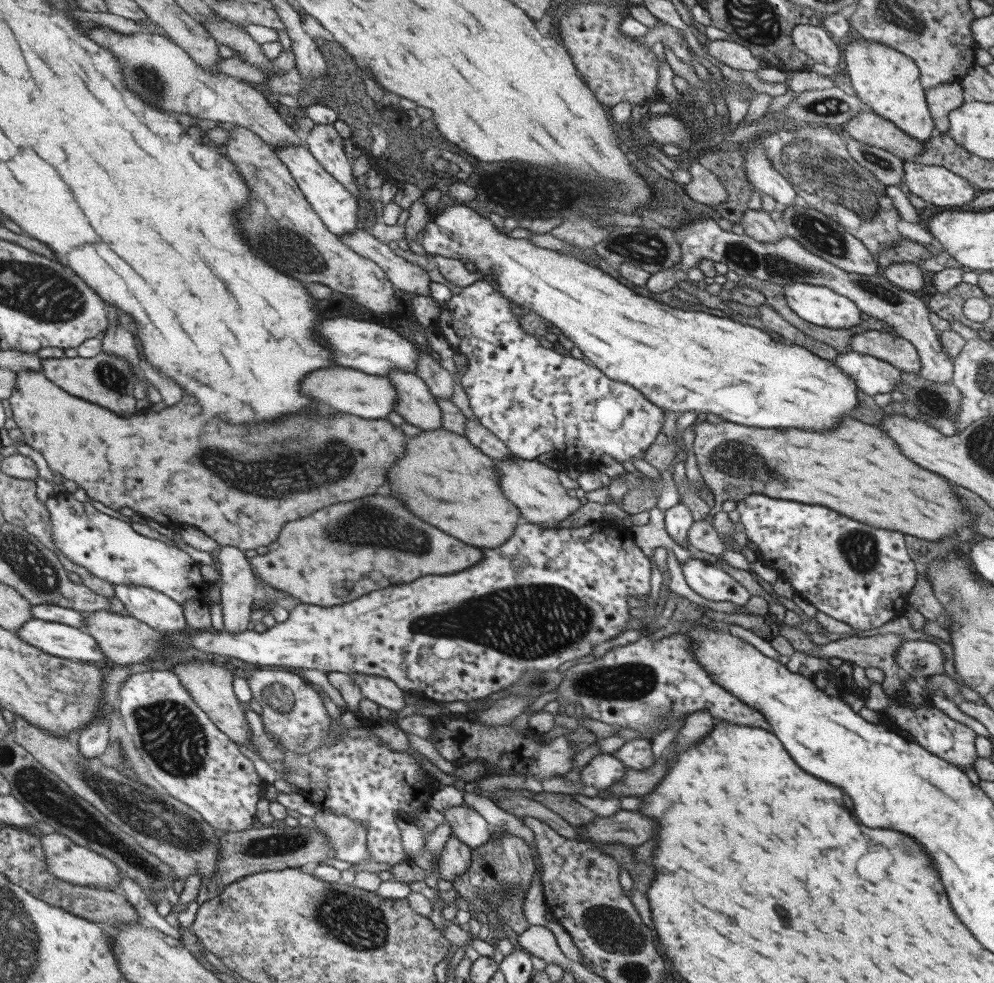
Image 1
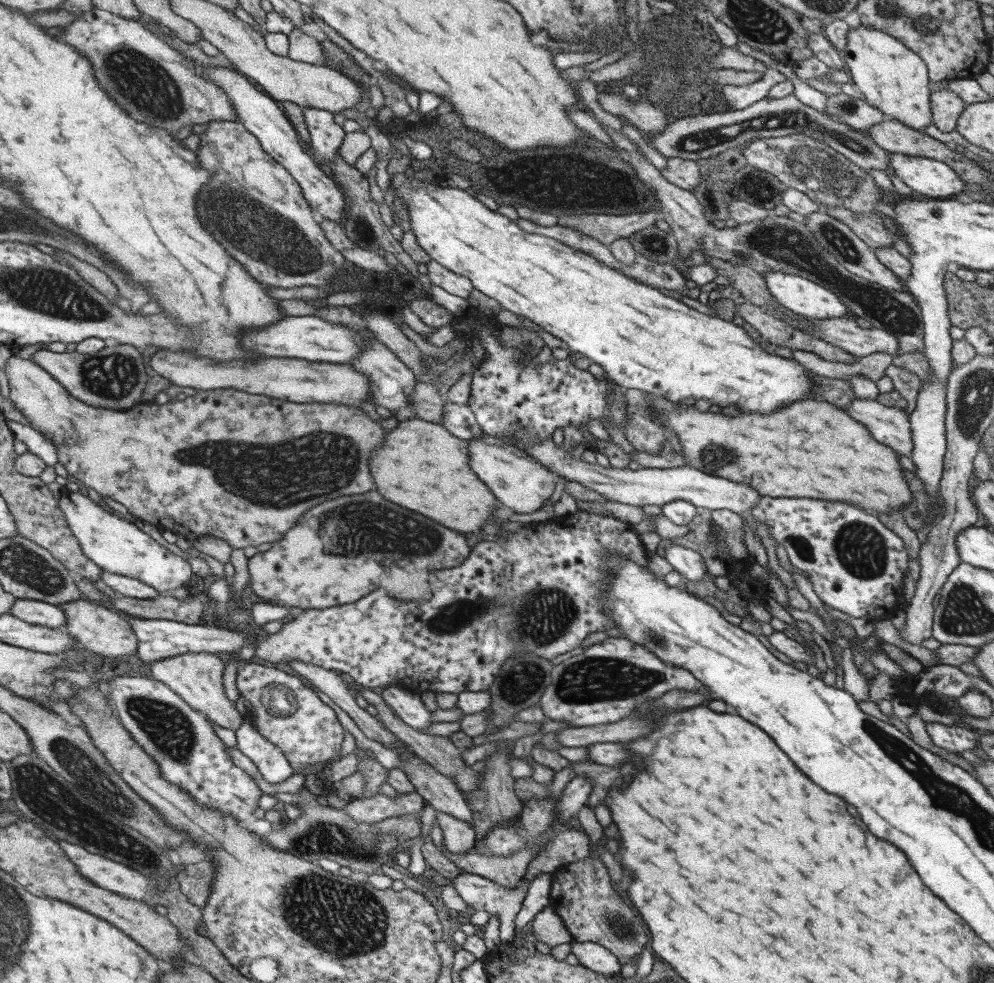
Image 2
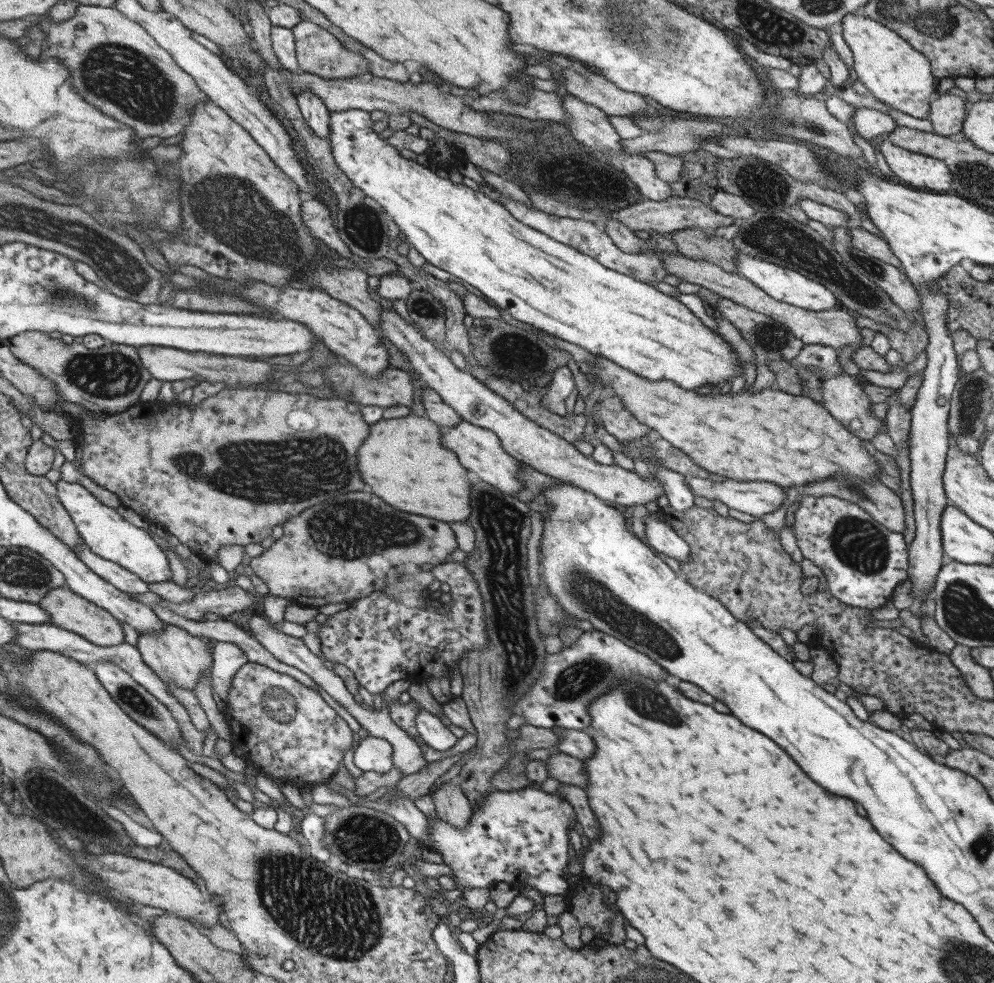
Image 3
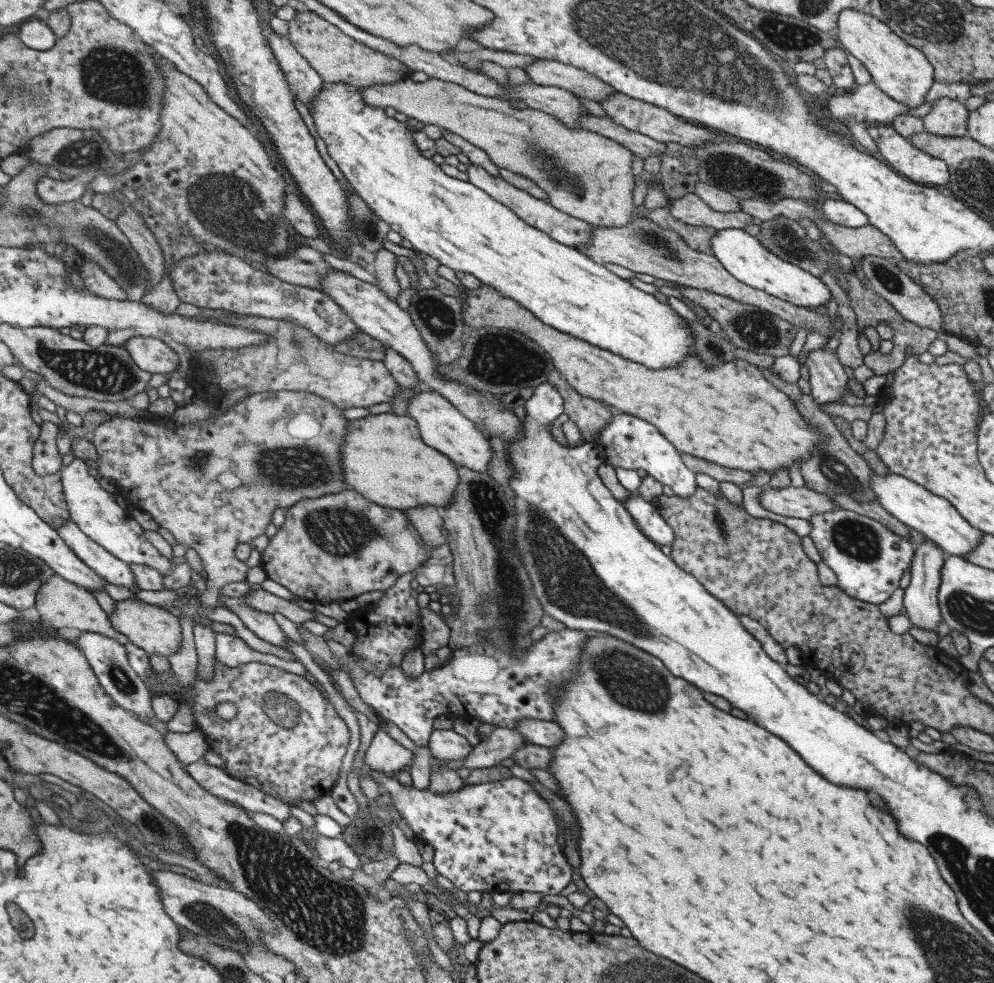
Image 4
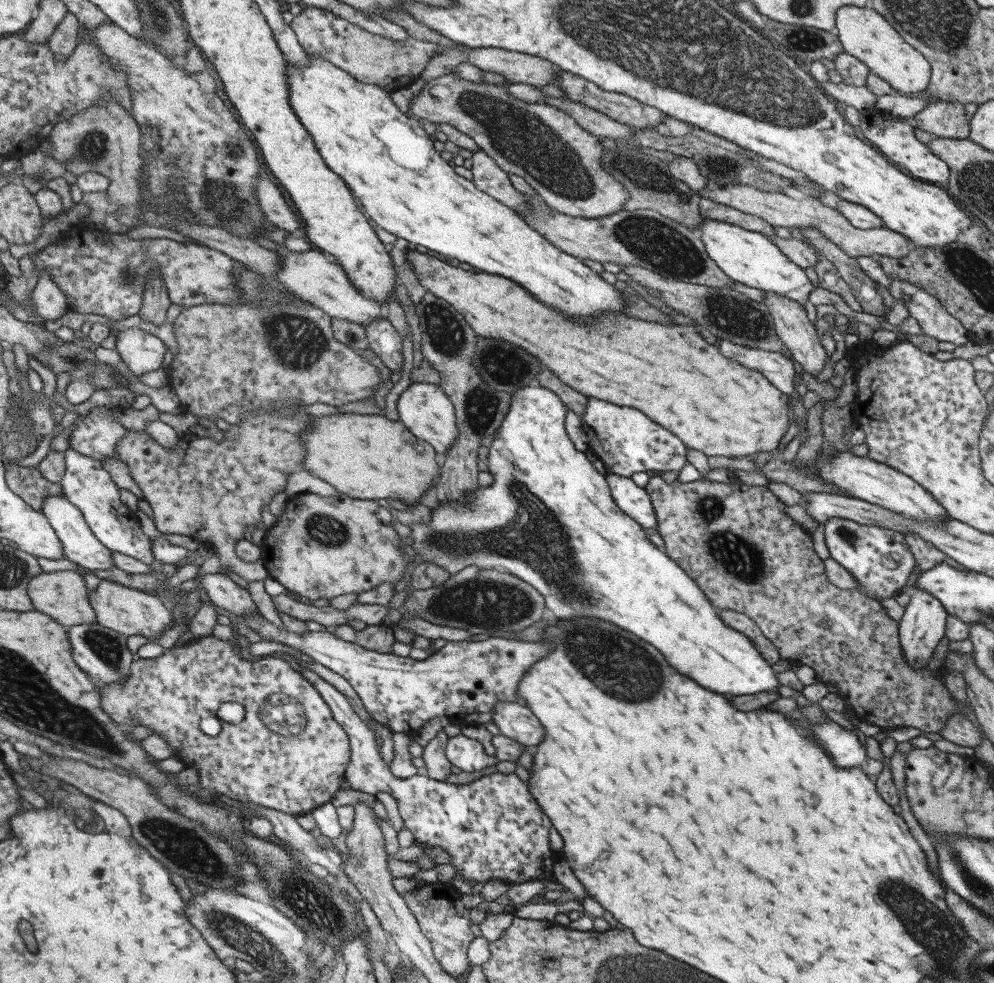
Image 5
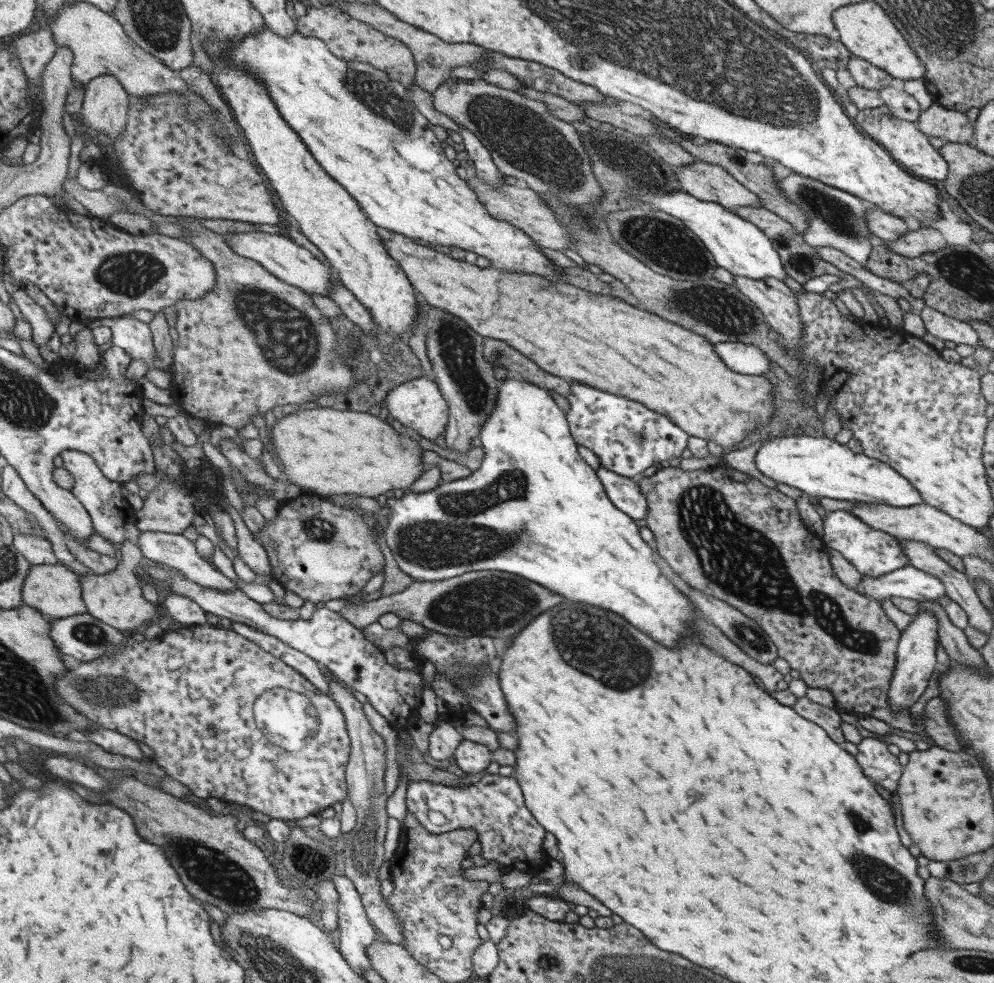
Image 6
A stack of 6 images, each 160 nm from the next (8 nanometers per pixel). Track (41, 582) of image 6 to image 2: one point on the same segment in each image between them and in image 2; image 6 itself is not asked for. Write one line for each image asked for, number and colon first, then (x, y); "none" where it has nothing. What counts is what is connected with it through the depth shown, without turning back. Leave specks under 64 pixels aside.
2: (98, 629)
3: (68, 610)
4: (61, 603)
5: (63, 595)

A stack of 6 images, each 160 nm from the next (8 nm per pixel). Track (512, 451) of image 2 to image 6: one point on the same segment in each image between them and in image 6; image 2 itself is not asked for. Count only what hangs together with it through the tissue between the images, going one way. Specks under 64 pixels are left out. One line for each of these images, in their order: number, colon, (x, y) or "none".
3: (478, 450)
4: (441, 426)
5: (424, 409)
6: (417, 405)

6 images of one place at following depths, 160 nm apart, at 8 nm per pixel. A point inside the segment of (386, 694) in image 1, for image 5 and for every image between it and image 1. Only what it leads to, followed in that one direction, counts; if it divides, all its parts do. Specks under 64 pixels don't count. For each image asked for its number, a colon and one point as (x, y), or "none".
2: (407, 705)
3: (432, 732)
4: (444, 744)
5: (467, 754)

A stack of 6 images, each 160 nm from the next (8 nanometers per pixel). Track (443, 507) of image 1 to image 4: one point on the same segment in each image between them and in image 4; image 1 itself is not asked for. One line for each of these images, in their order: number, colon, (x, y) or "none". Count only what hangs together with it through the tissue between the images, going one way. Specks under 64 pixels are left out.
2: (420, 466)
3: (401, 460)
4: (383, 458)

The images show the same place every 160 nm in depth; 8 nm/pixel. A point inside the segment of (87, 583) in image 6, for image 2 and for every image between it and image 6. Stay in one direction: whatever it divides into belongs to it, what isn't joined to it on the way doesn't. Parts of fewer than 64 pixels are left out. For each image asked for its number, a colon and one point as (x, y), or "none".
2: (196, 678)
3: (177, 658)
4: (149, 628)
5: (128, 612)

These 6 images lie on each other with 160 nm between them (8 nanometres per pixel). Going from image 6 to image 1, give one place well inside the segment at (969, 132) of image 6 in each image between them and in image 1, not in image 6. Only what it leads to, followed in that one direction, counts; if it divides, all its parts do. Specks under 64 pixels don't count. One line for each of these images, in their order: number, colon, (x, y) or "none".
1: (943, 98)
2: (945, 106)
3: (946, 114)
4: (946, 117)
5: (945, 119)

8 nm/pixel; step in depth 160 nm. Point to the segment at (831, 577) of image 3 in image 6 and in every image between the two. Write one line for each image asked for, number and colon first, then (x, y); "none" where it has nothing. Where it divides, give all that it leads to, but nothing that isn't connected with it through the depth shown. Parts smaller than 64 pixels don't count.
4: (868, 560)
5: (879, 560)
6: (873, 553)

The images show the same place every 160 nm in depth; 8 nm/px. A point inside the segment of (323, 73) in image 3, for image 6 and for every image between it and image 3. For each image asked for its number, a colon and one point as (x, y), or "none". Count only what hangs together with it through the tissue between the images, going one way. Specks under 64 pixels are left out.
4: (337, 58)
5: (371, 58)
6: (348, 39)

